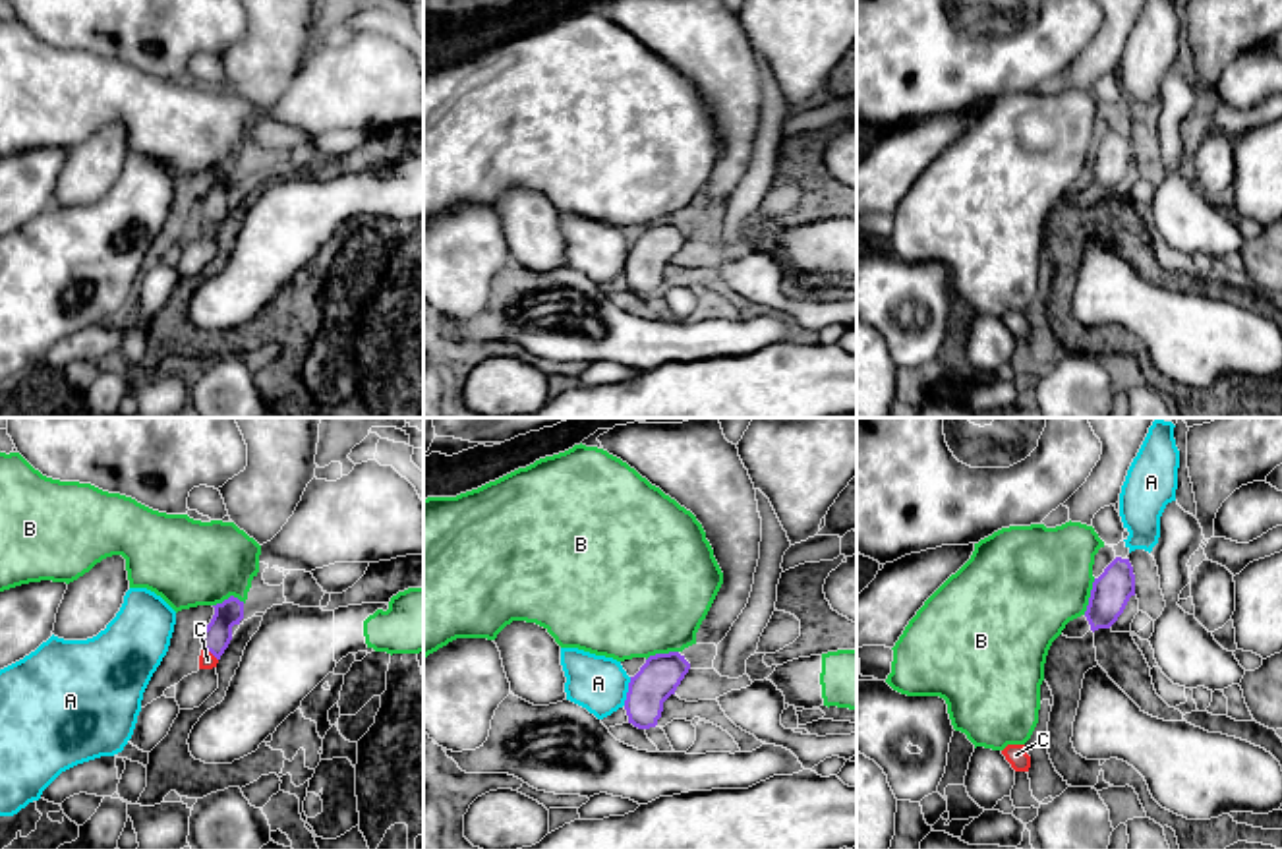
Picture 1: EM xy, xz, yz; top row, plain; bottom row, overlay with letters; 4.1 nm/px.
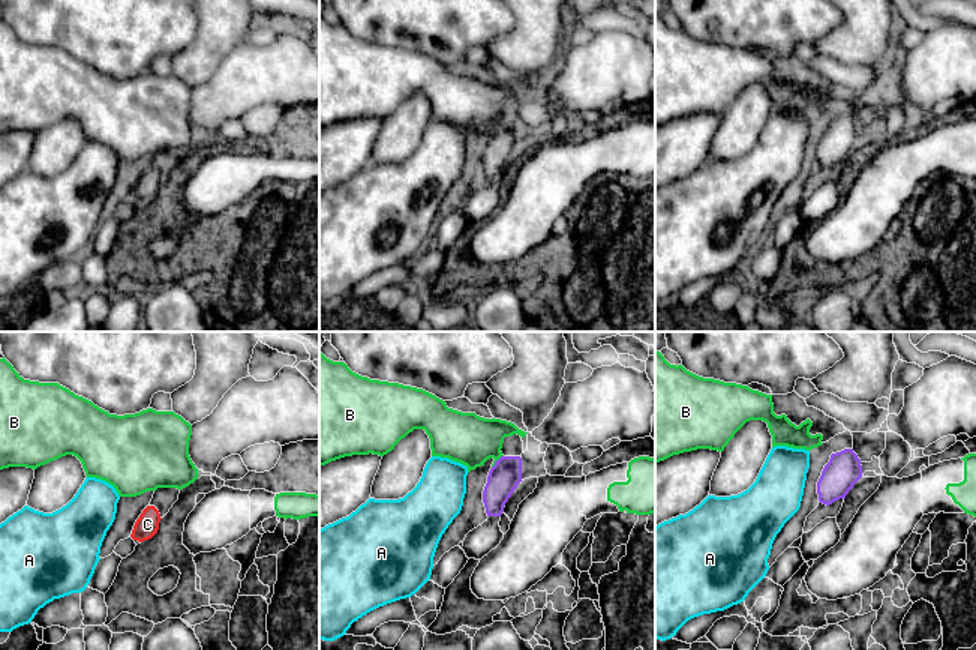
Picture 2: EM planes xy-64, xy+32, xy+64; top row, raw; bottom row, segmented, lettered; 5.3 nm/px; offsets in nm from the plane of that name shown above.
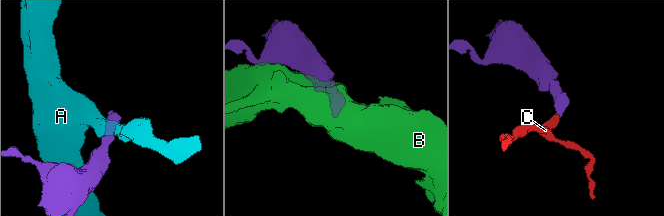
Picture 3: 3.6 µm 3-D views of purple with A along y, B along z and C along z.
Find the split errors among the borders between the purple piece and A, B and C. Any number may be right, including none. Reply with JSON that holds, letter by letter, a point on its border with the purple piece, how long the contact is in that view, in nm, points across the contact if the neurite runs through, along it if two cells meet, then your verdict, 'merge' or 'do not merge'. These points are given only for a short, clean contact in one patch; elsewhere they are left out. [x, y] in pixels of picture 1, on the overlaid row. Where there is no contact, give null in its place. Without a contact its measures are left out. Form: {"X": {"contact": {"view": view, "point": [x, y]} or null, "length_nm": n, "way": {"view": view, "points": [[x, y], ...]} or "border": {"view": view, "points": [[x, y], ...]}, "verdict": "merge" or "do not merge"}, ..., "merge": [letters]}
{"A": {"contact": {"view": "xz", "point": [629, 691]}, "length_nm": 120, "verdict": "do not merge"}, "B": {"contact": {"view": "yz", "point": [1091, 596]}, "length_nm": 160, "border": {"view": "yz", "points": [[1095, 579], [1083, 614]]}, "verdict": "do not merge"}, "C": {"contact": {"view": "xy", "point": [211, 652]}, "length_nm": 90, "way": {"view": "xy", "points": [[215, 639], [211, 652], [207, 660]]}, "verdict": "merge"}, "merge": ["C"]}

